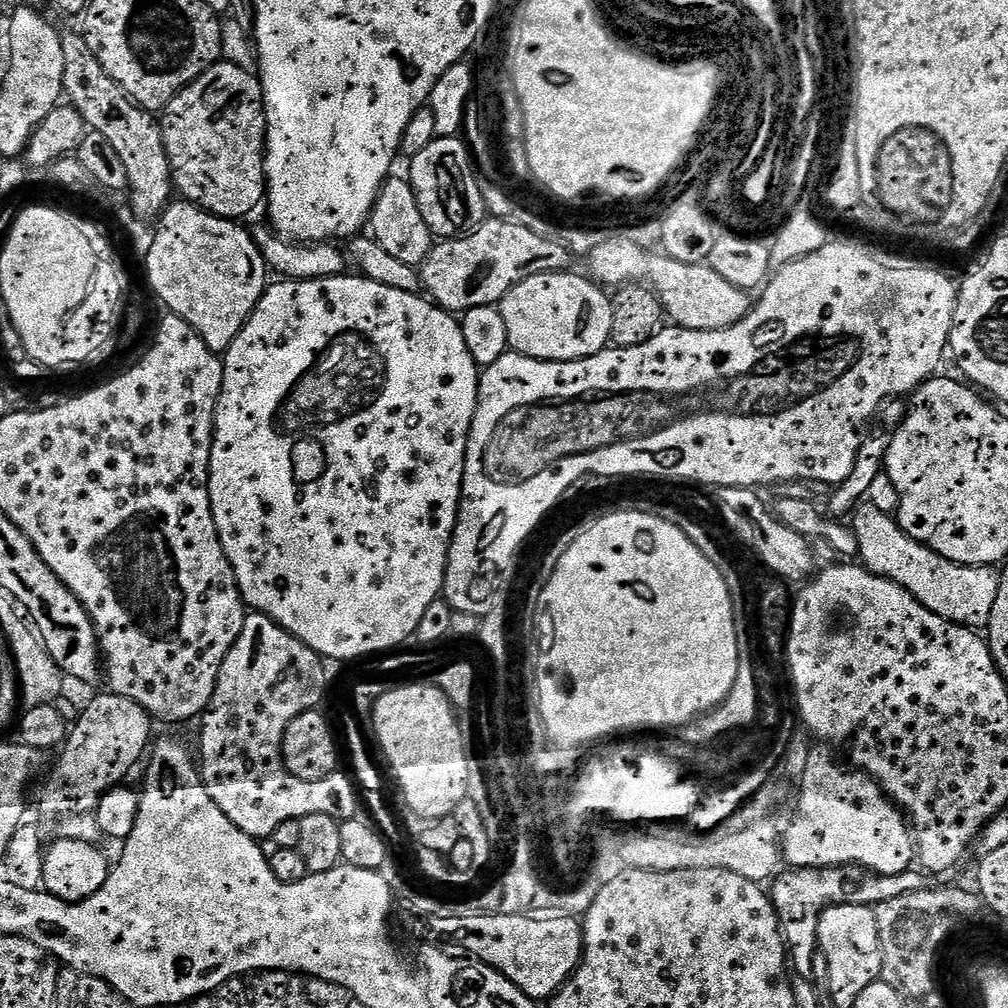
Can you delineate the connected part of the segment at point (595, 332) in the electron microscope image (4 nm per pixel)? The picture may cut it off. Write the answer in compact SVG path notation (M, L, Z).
M572 270L539 272L518 282L500 299L498 307L502 318L506 318L511 351L521 352L535 360L581 360L609 347L614 322L613 297L607 296L604 293L607 291L595 279L585 276L575 276Z

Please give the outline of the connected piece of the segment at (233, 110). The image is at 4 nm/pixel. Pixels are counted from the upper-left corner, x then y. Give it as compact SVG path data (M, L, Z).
M217 62L203 72L192 84L188 84L173 100L169 100L162 109L162 125L164 129L165 148L168 151L169 166L172 168L172 183L175 191L180 192L189 204L196 204L199 208L222 217L224 220L243 221L256 207L263 205L268 190L268 175L265 172L266 149L268 143L268 113L264 107L264 85L256 72L247 72L238 66L227 62Z

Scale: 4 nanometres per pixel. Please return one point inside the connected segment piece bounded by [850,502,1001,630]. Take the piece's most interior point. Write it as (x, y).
(965, 595)

